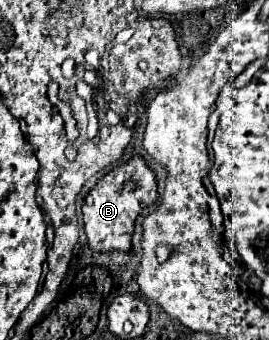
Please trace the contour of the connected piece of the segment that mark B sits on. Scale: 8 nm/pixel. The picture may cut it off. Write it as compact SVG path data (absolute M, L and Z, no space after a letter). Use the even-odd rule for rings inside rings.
M135 155L129 163L113 169L103 179L97 181L97 185L89 191L83 203L83 223L87 233L87 243L97 253L109 253L109 251L129 251L131 249L131 237L135 231L135 221L139 213L153 205L157 201L157 181L155 173L147 167L147 163ZM131 181L135 183L135 189L125 191L123 185Z

